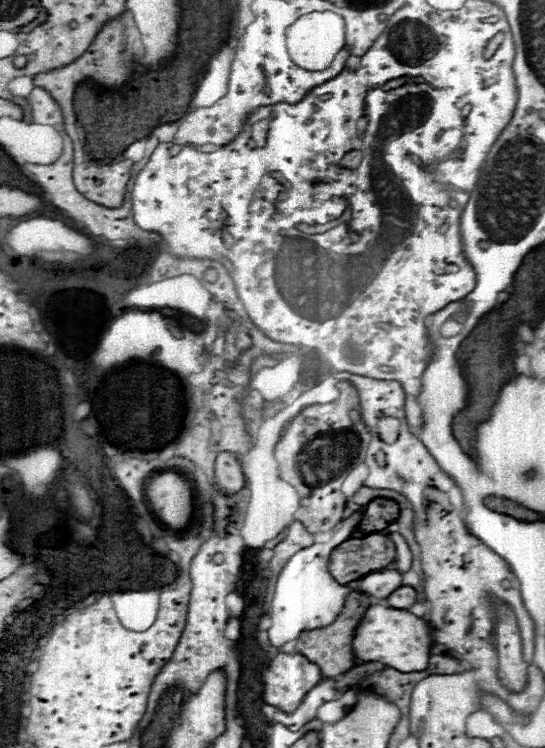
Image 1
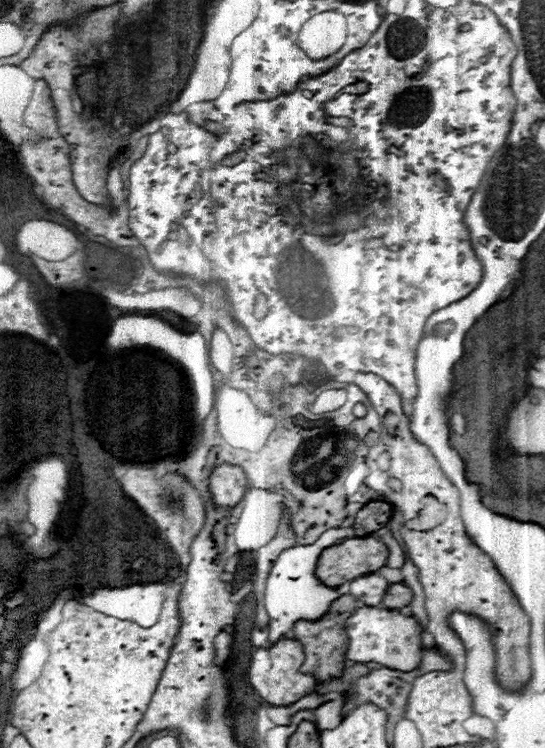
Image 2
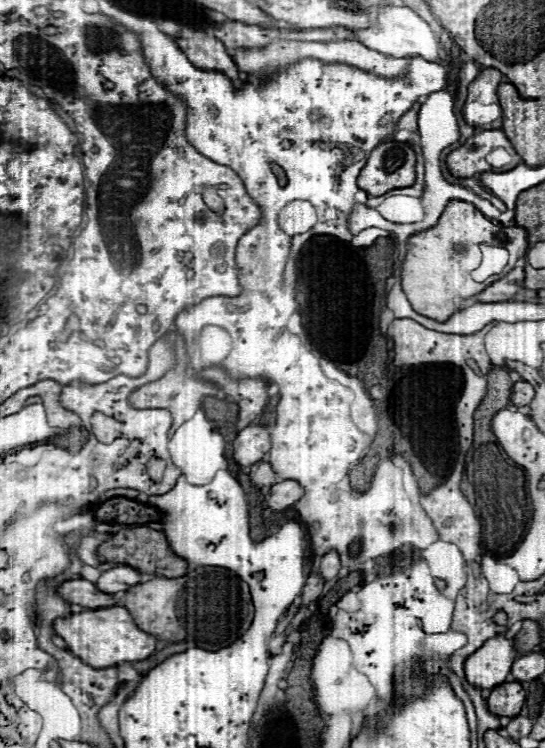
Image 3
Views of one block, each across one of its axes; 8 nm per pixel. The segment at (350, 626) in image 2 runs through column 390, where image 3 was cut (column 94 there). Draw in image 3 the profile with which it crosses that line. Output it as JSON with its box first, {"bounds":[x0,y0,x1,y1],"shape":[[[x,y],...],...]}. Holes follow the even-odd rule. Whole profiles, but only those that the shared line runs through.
{"bounds":[54,606,160,668],"shape":[[[124,606],[112,608],[96,608],[80,614],[72,614],[70,618],[60,618],[54,622],[54,630],[60,638],[66,640],[68,650],[74,652],[82,662],[92,668],[112,668],[124,662],[146,660],[156,652],[160,640],[144,630],[140,630]]]}

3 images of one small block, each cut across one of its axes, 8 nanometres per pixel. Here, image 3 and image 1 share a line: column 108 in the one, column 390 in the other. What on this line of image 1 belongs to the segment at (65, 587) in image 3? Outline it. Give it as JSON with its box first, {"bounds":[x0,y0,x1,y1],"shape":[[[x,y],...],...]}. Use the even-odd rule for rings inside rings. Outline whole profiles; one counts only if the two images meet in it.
{"bounds":[388,586,416,610],"shape":[[[400,586],[388,596],[388,606],[408,610],[412,604],[416,604],[416,590],[412,586]]]}

